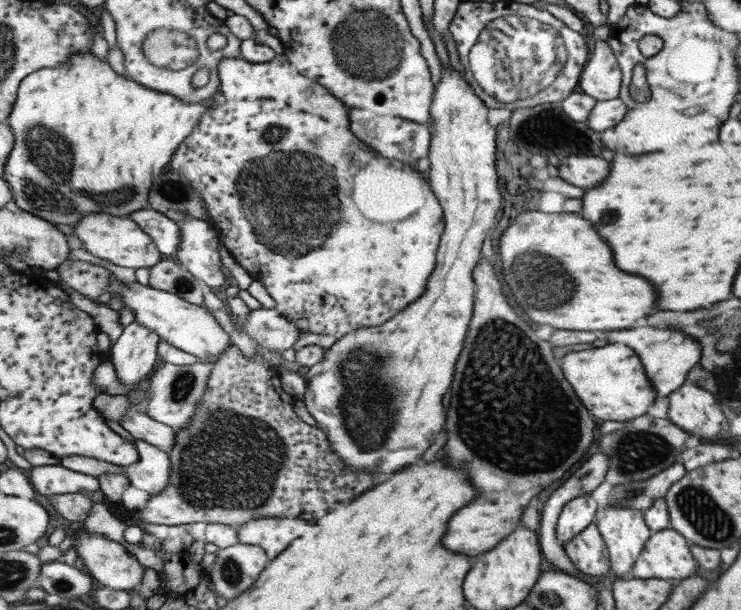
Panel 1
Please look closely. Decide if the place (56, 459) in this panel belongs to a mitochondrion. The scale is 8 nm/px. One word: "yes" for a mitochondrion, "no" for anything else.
no

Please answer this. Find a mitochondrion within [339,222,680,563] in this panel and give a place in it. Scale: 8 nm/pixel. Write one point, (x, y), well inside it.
(499, 375)

